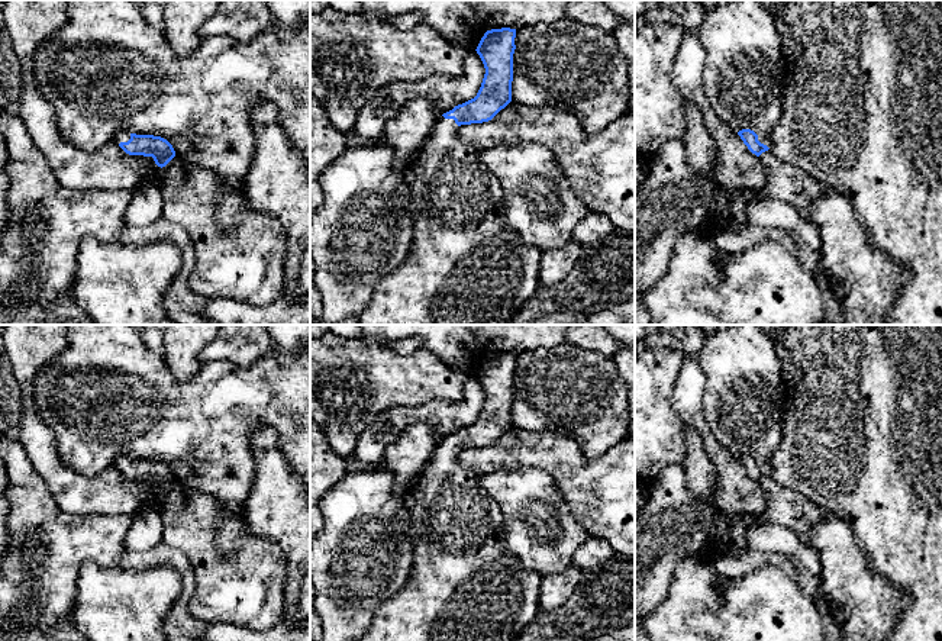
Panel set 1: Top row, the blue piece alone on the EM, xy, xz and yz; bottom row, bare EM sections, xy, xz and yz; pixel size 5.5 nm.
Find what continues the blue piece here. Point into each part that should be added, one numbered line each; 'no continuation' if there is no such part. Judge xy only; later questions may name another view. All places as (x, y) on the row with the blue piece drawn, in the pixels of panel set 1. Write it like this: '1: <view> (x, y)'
1: xy (119, 137)

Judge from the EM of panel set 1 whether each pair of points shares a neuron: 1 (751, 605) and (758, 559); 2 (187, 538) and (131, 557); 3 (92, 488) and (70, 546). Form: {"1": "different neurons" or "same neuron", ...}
{"1": "different neurons", "2": "different neurons", "3": "different neurons"}

